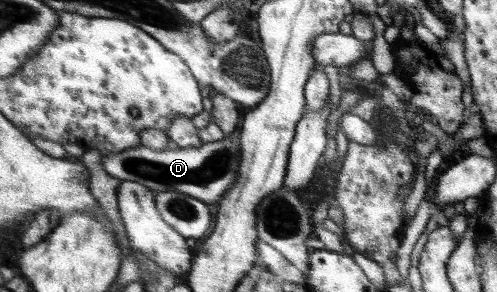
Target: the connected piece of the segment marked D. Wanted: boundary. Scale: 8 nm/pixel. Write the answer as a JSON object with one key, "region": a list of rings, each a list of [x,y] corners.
{"region":[[[228,136],[218,141],[209,141],[200,145],[179,147],[169,145],[162,151],[157,148],[139,145],[129,150],[104,155],[104,171],[123,181],[140,182],[155,193],[180,191],[194,196],[202,202],[214,204],[221,201],[232,190],[240,175],[242,147],[240,141],[232,141]]]}

